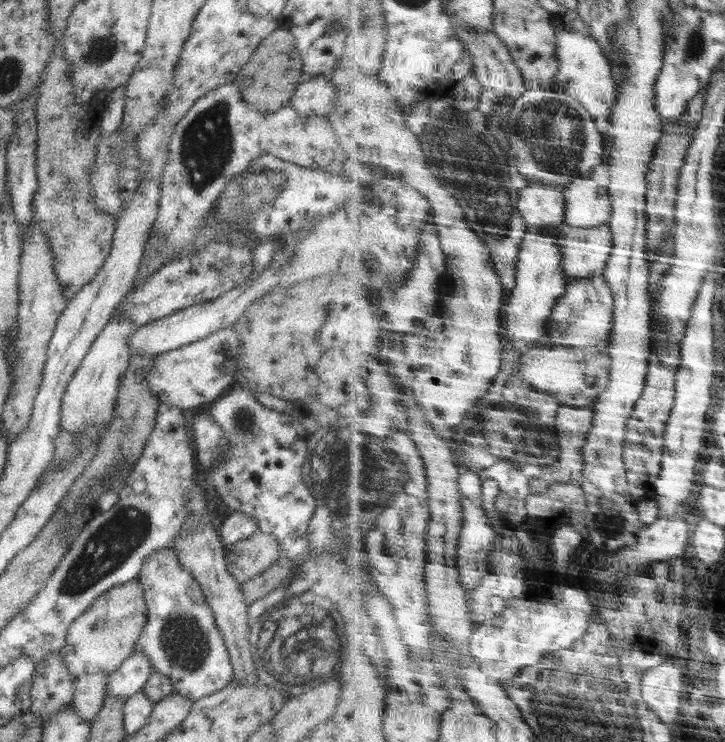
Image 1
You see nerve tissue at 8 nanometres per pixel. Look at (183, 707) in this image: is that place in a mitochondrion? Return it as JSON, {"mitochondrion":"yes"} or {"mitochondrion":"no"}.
{"mitochondrion":"no"}

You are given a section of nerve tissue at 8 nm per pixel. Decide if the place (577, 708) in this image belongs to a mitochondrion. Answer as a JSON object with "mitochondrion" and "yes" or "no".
{"mitochondrion":"yes"}

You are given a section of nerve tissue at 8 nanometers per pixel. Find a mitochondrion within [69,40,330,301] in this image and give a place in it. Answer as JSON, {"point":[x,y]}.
{"point":[206,147]}

